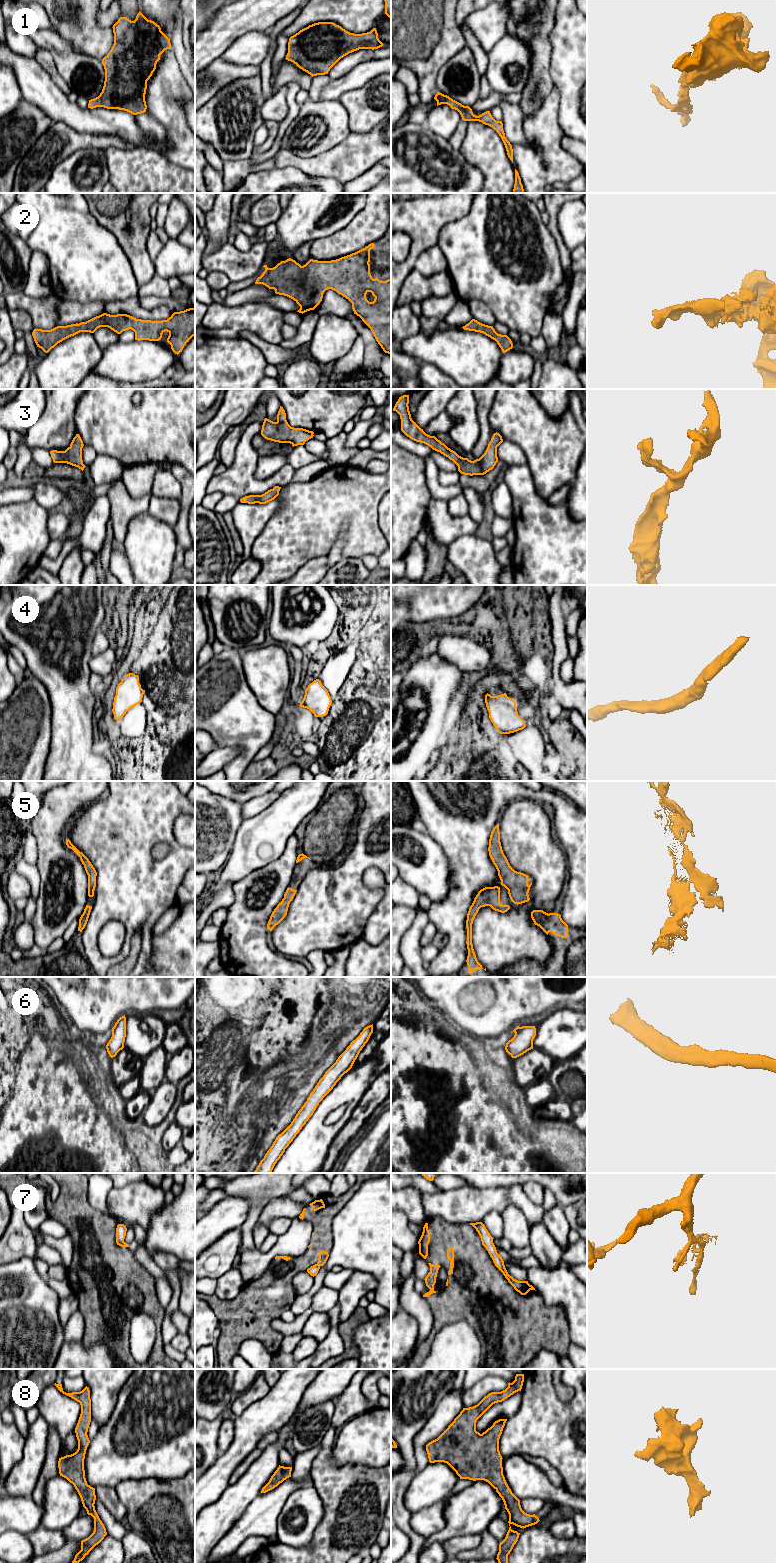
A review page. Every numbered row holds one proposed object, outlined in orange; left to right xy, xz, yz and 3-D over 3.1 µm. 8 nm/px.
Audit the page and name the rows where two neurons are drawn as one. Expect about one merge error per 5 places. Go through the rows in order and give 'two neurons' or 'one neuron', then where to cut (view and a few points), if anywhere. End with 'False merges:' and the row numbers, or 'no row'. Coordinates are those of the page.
1: one neuron; no cut
2: one neuron; no cut
3: one neuron; no cut
4: one neuron; no cut
5: one neuron; no cut
6: one neuron; no cut
7: two neurons; cut in xz along (315, 1264), (319, 1266)
8: one neuron; no cut
False merges: 7

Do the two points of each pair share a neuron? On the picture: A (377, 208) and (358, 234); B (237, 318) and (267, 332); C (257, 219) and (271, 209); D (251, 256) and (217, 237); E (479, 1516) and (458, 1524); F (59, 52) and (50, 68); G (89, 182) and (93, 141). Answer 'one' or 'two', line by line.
A: one
B: one
C: one
D: two
E: one
F: two
G: two

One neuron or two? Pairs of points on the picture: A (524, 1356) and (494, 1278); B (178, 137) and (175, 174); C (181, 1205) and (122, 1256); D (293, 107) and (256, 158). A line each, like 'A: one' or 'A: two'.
A: one
B: two
C: two
D: one

